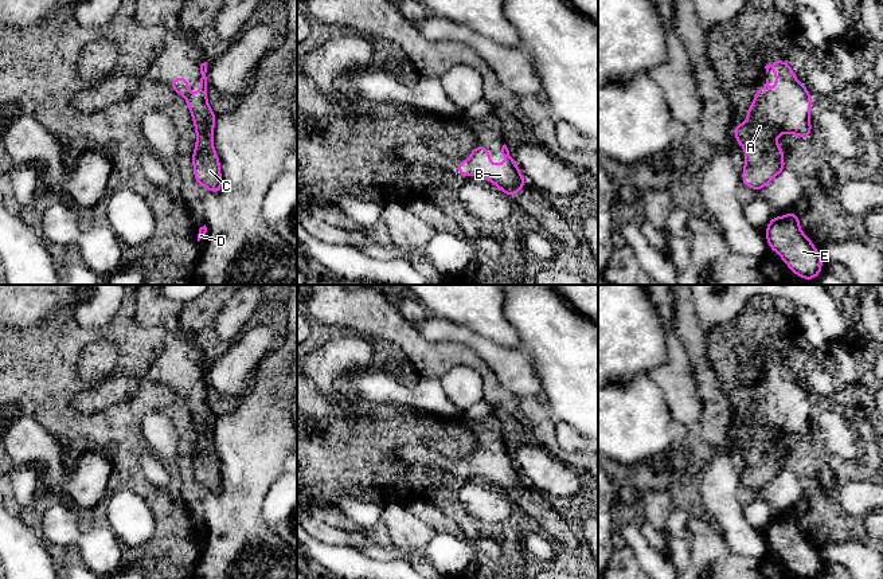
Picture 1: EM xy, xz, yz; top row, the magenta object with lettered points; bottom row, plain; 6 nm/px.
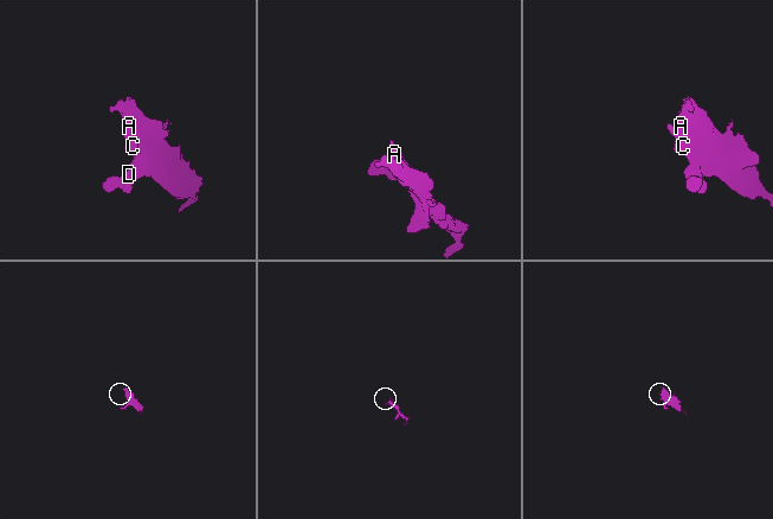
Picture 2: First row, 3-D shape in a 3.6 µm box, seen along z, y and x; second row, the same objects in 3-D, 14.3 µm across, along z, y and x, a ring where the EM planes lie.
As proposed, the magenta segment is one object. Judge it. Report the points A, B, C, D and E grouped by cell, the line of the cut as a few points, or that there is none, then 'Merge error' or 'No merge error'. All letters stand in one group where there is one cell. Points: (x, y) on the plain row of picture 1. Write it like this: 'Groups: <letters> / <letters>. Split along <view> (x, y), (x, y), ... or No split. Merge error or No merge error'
Groups: A B C D E. No split. No merge error

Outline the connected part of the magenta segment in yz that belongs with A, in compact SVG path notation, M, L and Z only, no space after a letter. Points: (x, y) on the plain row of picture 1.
M774 360L771 365L765 367L766 375L770 368L775 371L775 384L778 390L771 391L769 388L769 380L766 379L766 386L755 392L755 399L746 414L747 423L745 426L737 423L734 427L735 441L746 453L742 482L746 488L755 492L761 492L778 474L786 470L784 451L775 445L777 438L785 434L793 434L800 439L812 435L812 400L809 391L798 383L786 361Z

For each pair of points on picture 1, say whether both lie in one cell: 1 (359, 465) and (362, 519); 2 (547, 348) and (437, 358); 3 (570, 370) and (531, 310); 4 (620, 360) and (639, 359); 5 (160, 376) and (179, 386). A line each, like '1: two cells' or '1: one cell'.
1: two cells
2: two cells
3: one cell
4: one cell
5: one cell

